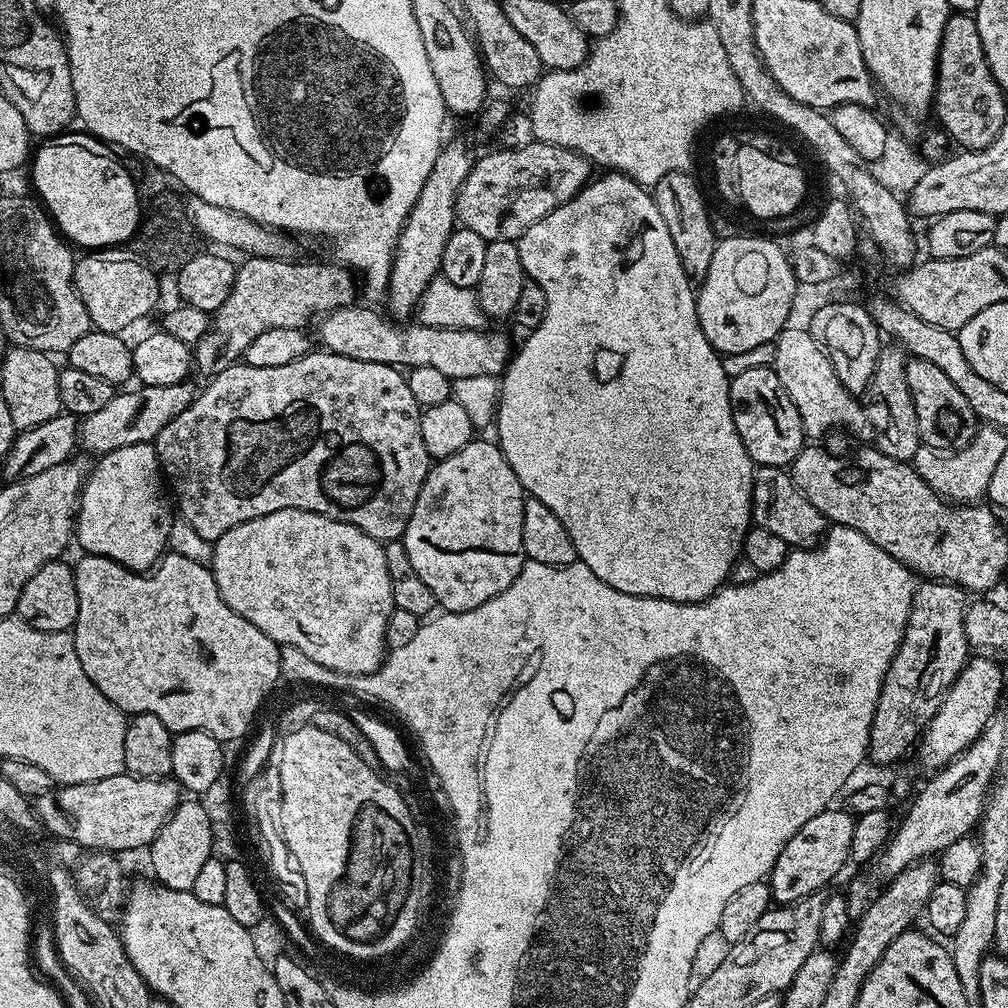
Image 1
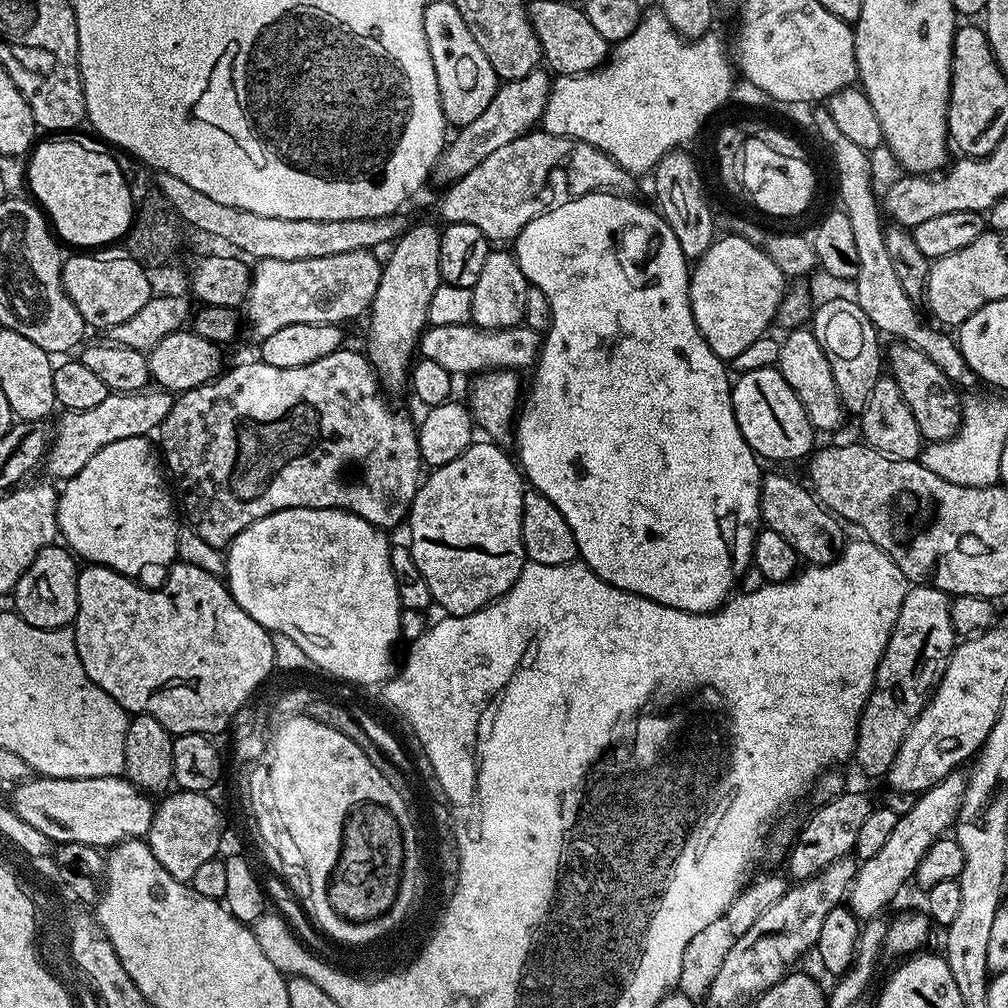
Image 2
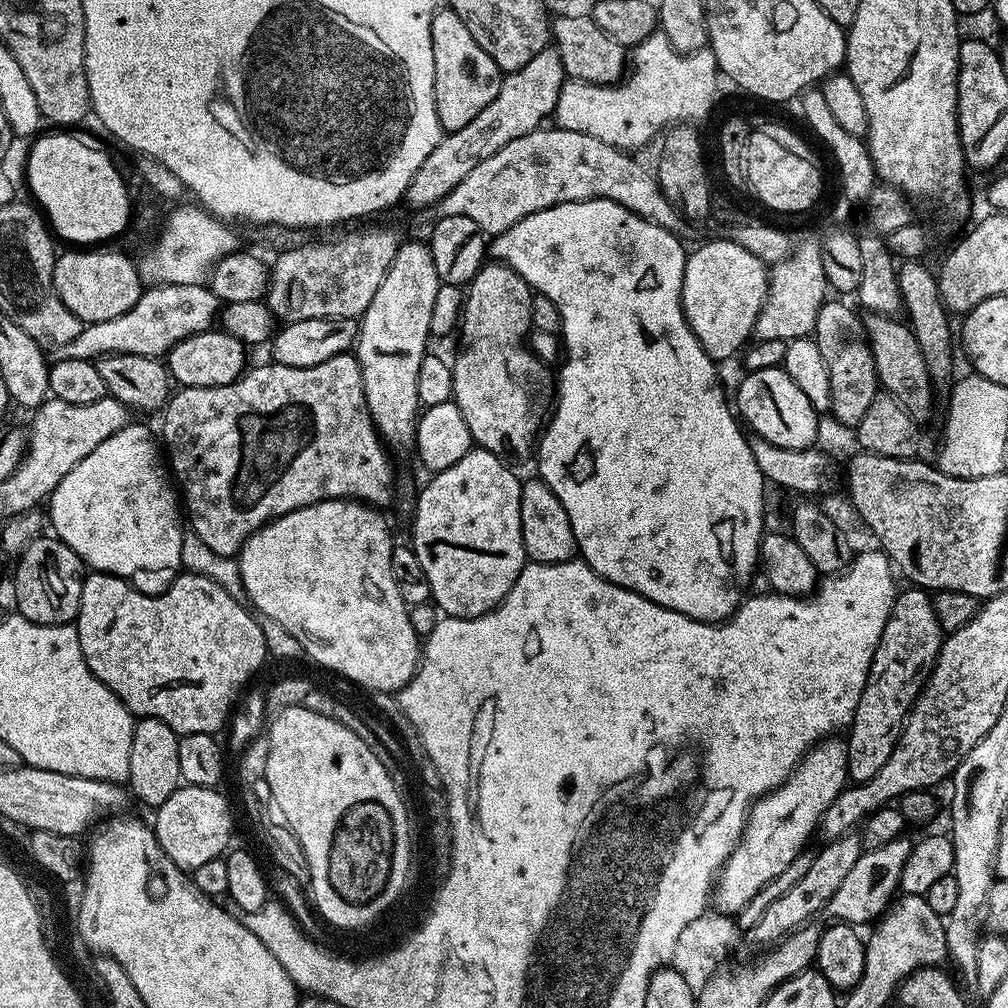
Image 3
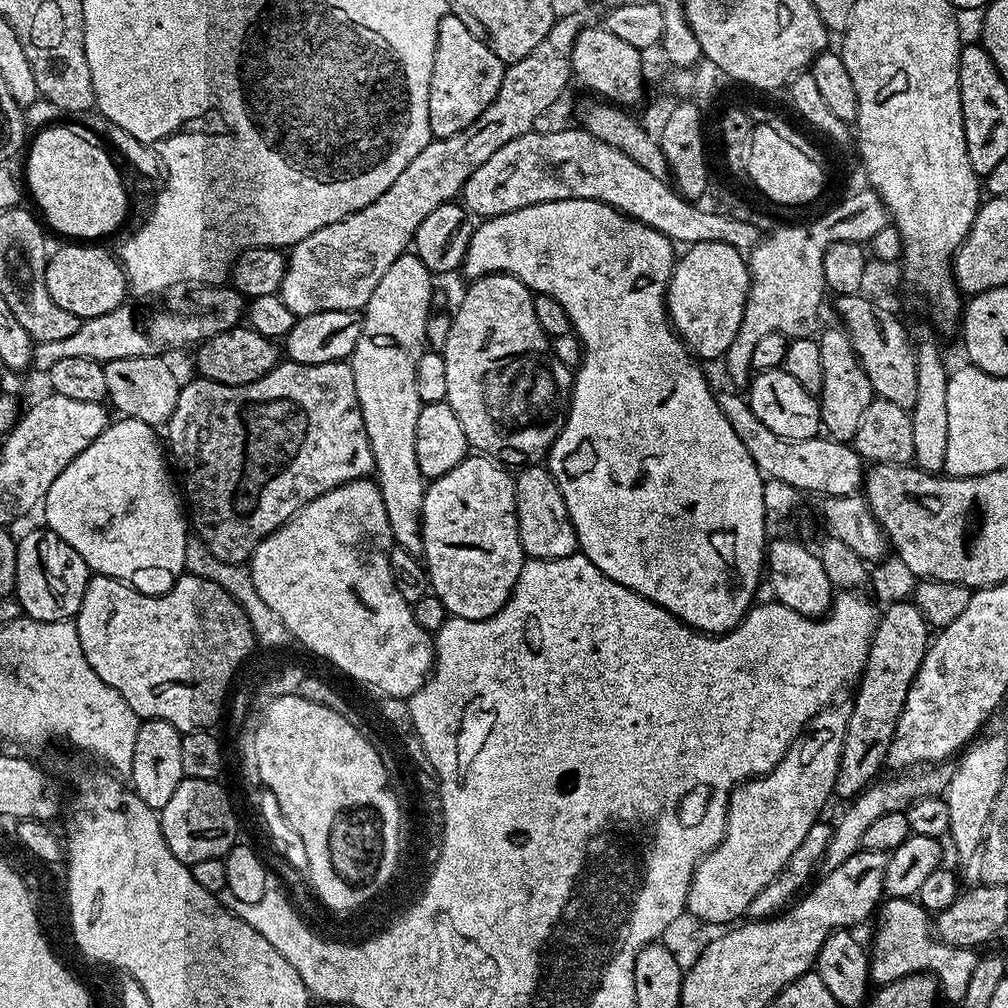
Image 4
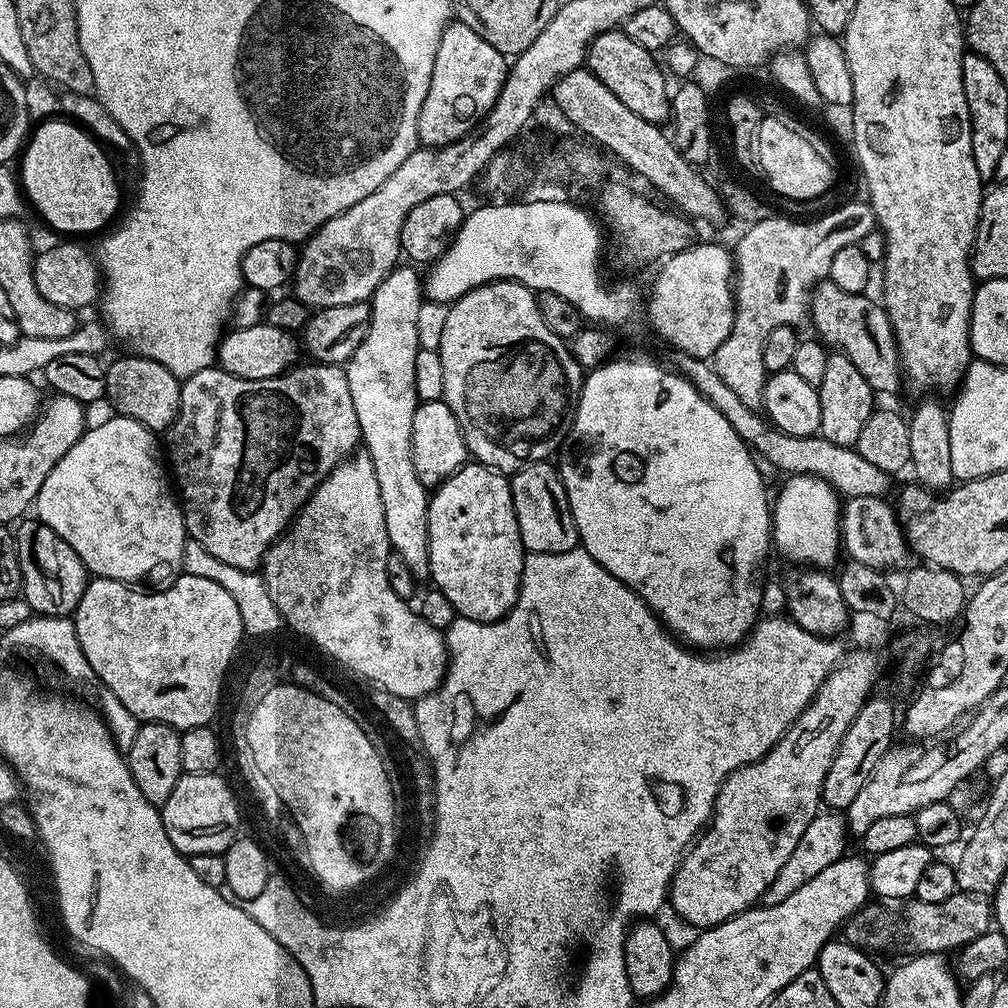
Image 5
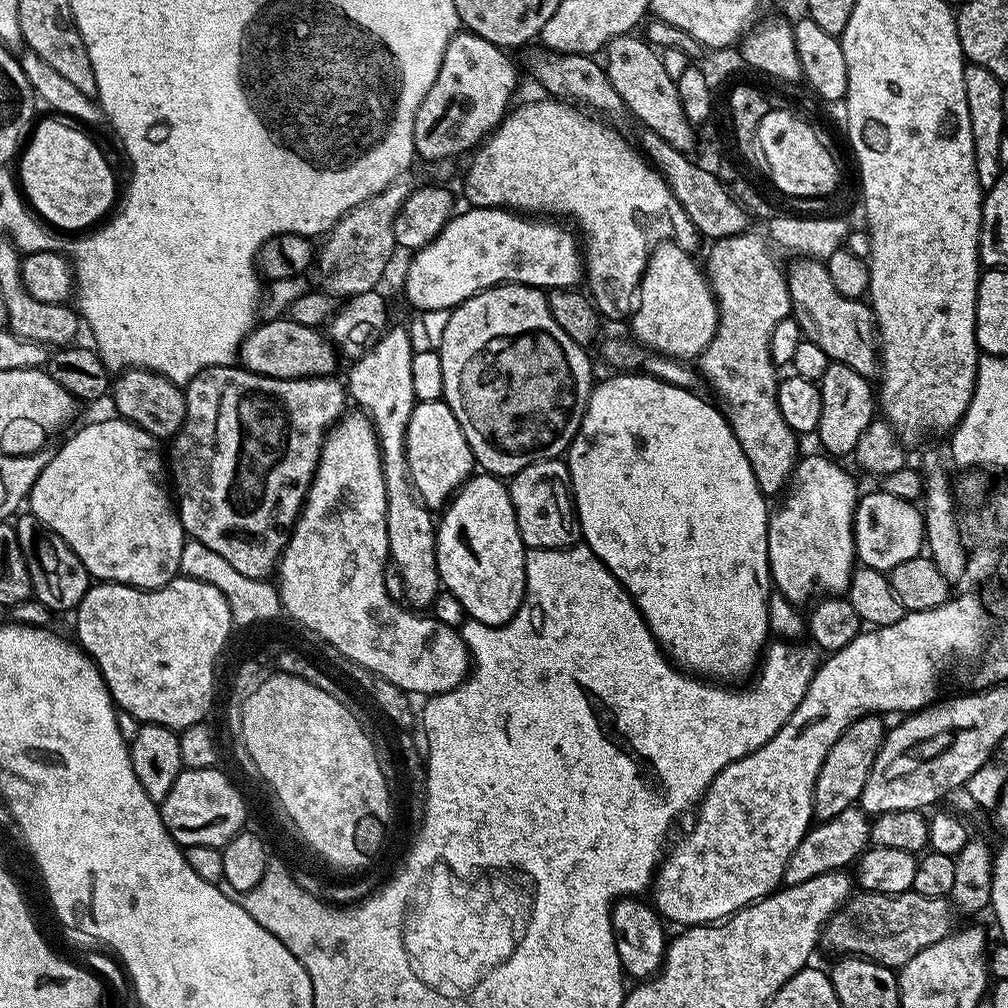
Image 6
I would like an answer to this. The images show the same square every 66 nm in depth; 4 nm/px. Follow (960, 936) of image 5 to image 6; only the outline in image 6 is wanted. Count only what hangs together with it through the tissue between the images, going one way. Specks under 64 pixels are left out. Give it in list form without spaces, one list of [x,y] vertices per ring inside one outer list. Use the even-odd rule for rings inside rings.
[[[911,890],[896,896],[861,891],[841,904],[824,925],[822,944],[835,954],[858,956],[899,970],[926,946],[934,946],[934,942],[952,935],[952,912],[954,905],[948,898],[926,898]]]

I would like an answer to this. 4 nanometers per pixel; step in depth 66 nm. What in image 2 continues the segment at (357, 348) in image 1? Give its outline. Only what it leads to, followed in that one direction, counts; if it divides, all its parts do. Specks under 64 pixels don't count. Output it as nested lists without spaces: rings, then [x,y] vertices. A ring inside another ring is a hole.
[[[472,323],[435,324],[427,327],[420,337],[419,353],[423,359],[437,362],[453,376],[474,376],[487,371],[528,369],[539,359],[543,335],[523,324],[514,327],[487,329]]]

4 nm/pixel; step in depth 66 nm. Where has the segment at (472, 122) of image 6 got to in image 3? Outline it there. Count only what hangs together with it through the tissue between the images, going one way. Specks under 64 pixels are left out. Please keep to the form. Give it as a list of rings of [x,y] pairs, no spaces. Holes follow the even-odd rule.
[[[447,6],[432,15],[430,38],[434,46],[434,98],[438,122],[445,133],[457,132],[470,126],[470,122],[494,102],[502,73],[494,58],[474,42],[474,34],[466,30],[466,22],[462,22],[462,18]]]

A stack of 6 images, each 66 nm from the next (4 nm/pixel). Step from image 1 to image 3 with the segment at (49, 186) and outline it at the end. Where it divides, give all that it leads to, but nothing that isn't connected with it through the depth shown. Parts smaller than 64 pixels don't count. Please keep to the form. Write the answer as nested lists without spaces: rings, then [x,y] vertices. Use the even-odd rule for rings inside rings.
[[[67,131],[53,132],[56,132],[53,136],[41,135],[31,141],[33,144],[32,153],[28,156],[28,184],[36,195],[35,203],[42,209],[47,223],[51,225],[59,239],[61,236],[64,240],[73,240],[76,243],[73,245],[76,246],[99,245],[96,244],[99,240],[108,240],[111,236],[118,235],[124,227],[126,229],[129,227],[128,188],[124,185],[115,162],[106,153],[91,148],[86,141],[79,140],[76,136],[67,136],[64,133]]]

